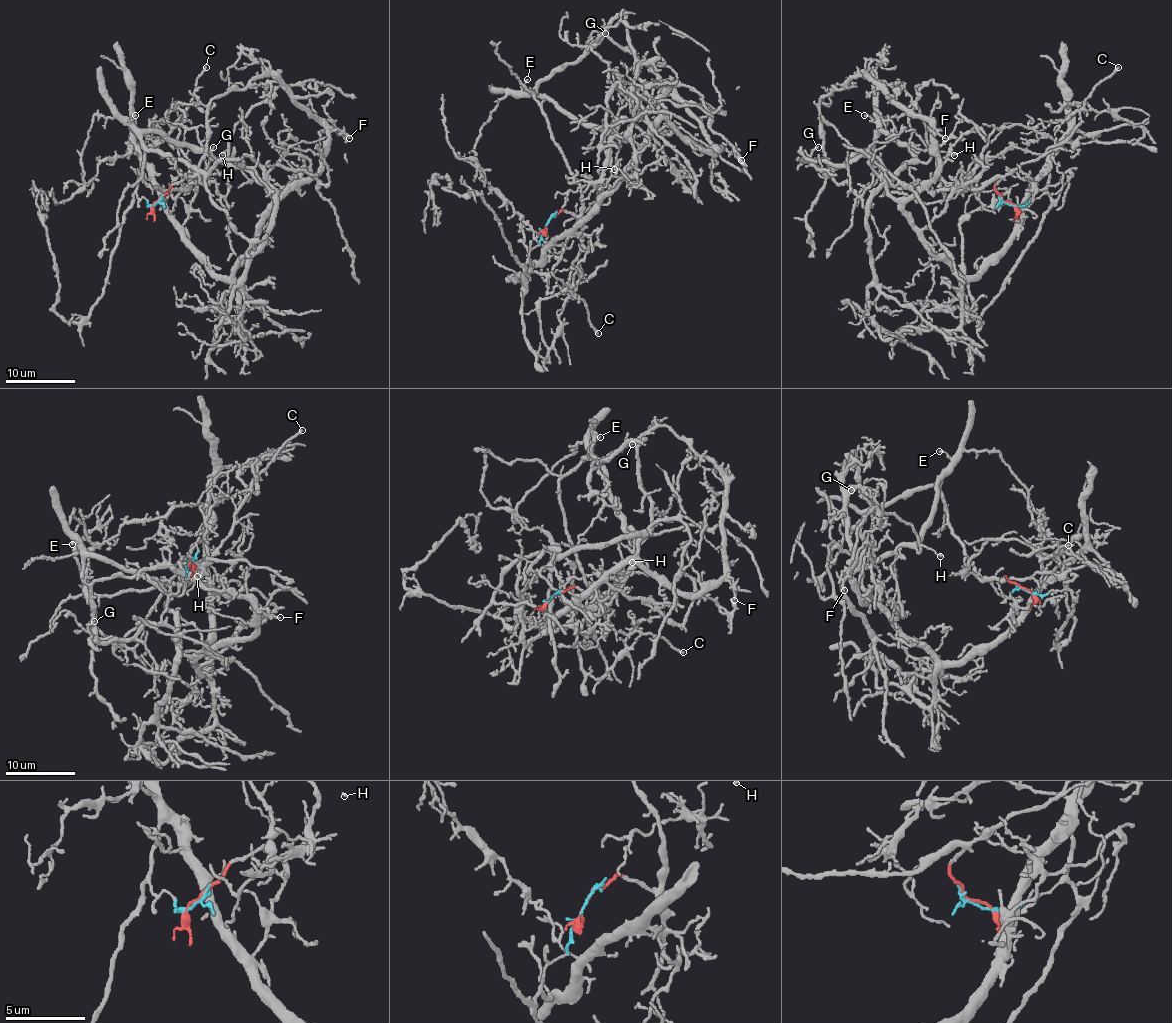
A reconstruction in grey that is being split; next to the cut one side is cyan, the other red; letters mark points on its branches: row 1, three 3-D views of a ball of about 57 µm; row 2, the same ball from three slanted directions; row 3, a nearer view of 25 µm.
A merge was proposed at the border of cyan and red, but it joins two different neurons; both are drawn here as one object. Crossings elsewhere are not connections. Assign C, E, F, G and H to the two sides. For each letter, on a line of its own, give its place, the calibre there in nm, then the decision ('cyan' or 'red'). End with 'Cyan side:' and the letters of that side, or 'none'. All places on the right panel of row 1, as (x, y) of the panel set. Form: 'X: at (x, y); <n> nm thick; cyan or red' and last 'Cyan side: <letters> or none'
C: at (1118, 67); 190 nm thick; red
E: at (864, 115); 120 nm thick; red
F: at (945, 138); 120 nm thick; cyan
G: at (818, 147); 130 nm thick; red
H: at (954, 155); 130 nm thick; red
Cyan side: F

